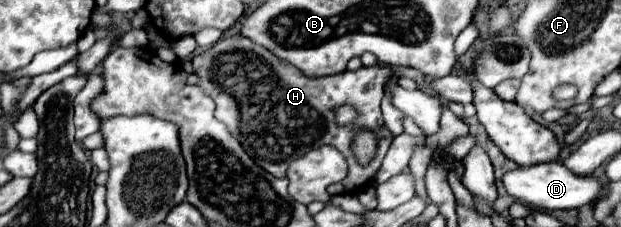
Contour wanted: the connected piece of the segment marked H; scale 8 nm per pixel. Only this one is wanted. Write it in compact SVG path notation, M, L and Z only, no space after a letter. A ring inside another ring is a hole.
M235 34L229 38L219 40L215 46L211 46L209 50L197 54L193 58L193 66L197 76L201 78L199 86L213 96L217 110L215 110L215 118L221 120L229 132L233 136L237 136L237 140L243 144L245 152L261 166L265 168L269 174L277 176L277 178L285 178L287 166L291 160L295 160L297 156L309 152L309 148L313 146L321 146L321 144L331 144L335 146L349 162L349 174L341 184L333 184L331 186L331 194L343 194L343 192L357 192L355 188L361 188L365 182L369 182L377 170L381 168L383 156L387 152L387 146L391 144L391 134L389 130L383 126L383 118L381 118L381 88L385 86L387 78L393 74L389 66L363 66L355 72L345 70L333 76L325 76L325 78L307 78L301 70L293 68L291 64L285 64L283 60L279 60L277 56L273 56L267 48L261 48L259 44L253 44L249 38ZM341 104L351 104L357 112L359 118L355 120L355 128L369 128L369 132L373 132L377 136L377 152L375 158L369 164L359 164L357 158L353 156L351 144L353 144L353 128L337 128L335 124L335 114L333 108L341 106Z

